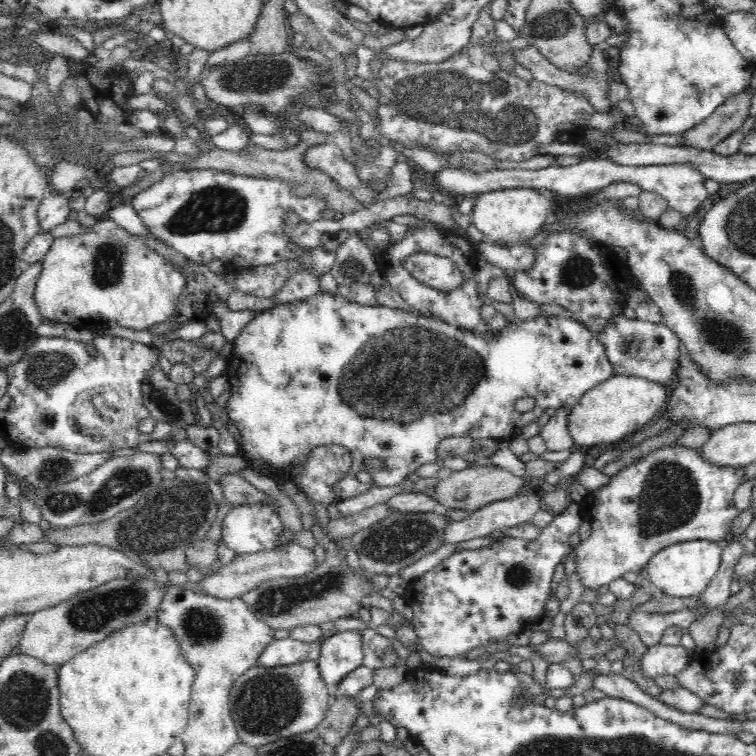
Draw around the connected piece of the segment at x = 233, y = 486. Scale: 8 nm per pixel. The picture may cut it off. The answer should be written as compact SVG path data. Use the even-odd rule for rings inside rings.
M236 473L221 476L219 481L227 501L235 505L256 504L269 501L268 494L254 487Z

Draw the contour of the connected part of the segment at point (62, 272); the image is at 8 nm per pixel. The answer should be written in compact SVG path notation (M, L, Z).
M99 218L88 232L55 239L43 258L43 270L38 278L34 299L42 320L71 324L79 329L124 326L147 330L154 324L166 322L177 311L177 300L188 286L184 274L164 256L144 245L142 236L132 235L110 218Z

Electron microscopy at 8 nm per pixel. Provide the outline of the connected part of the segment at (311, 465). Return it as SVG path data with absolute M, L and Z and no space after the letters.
M326 444L313 448L301 469L291 478L311 502L319 502L325 507L338 502L333 486L350 470L350 451L341 444Z

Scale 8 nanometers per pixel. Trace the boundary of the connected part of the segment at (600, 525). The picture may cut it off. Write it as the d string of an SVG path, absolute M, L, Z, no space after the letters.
M678 443L643 455L637 462L609 477L610 481L606 485L589 492L584 502L579 504L583 520L590 522L592 529L591 535L575 548L576 572L585 589L598 590L624 576L626 572L642 572L653 554L667 546L698 540L718 543L730 540L732 522L741 513L734 505L734 492L749 479L745 466L716 465L702 457L700 448L687 448Z

